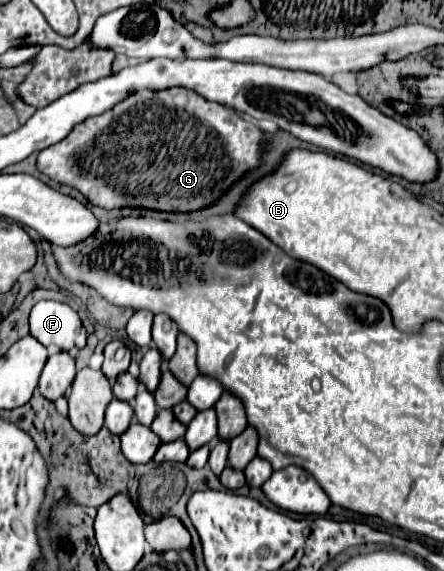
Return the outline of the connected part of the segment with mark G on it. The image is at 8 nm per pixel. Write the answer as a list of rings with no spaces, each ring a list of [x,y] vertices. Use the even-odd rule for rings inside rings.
[[[143,89],[143,91],[129,95],[125,101],[121,101],[121,105],[117,105],[117,109],[111,109],[109,113],[103,113],[101,117],[91,117],[89,121],[77,125],[63,141],[43,149],[37,157],[37,167],[39,167],[39,171],[49,175],[51,179],[65,183],[65,185],[71,185],[77,191],[81,191],[89,199],[89,203],[105,207],[105,209],[117,209],[117,207],[129,205],[129,207],[147,207],[147,209],[161,209],[161,211],[195,211],[195,209],[201,209],[201,207],[213,203],[235,179],[239,179],[247,169],[251,169],[259,163],[261,141],[263,141],[263,131],[257,125],[241,119],[233,109],[227,109],[225,105],[207,101],[201,95],[187,91],[187,89],[165,89],[165,91]]]

